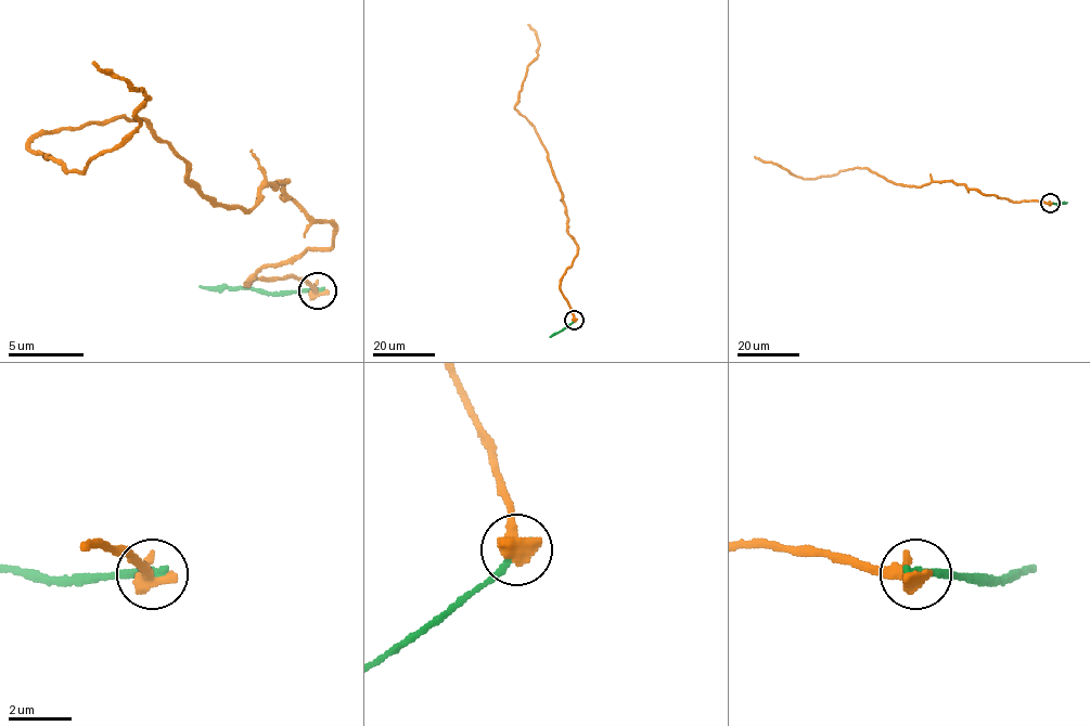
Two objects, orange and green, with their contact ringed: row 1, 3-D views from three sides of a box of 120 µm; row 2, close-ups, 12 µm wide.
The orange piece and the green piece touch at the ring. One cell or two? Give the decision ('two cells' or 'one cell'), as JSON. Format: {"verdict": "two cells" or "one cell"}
{"verdict": "two cells"}

